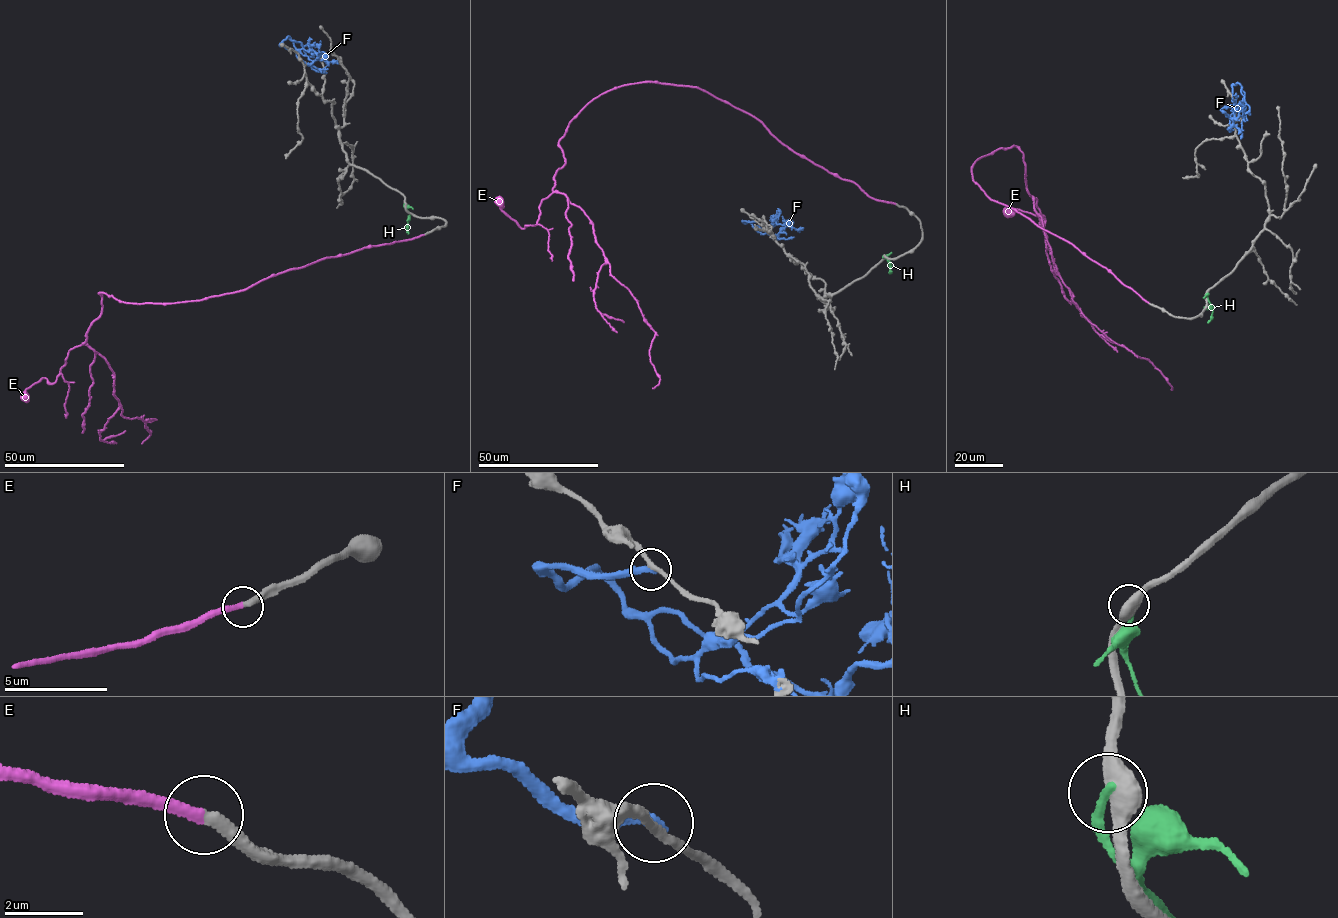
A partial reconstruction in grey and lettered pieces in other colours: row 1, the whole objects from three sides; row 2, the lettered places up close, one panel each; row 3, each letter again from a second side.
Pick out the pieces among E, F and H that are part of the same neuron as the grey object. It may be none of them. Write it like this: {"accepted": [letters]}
{"accepted": ["E"]}

